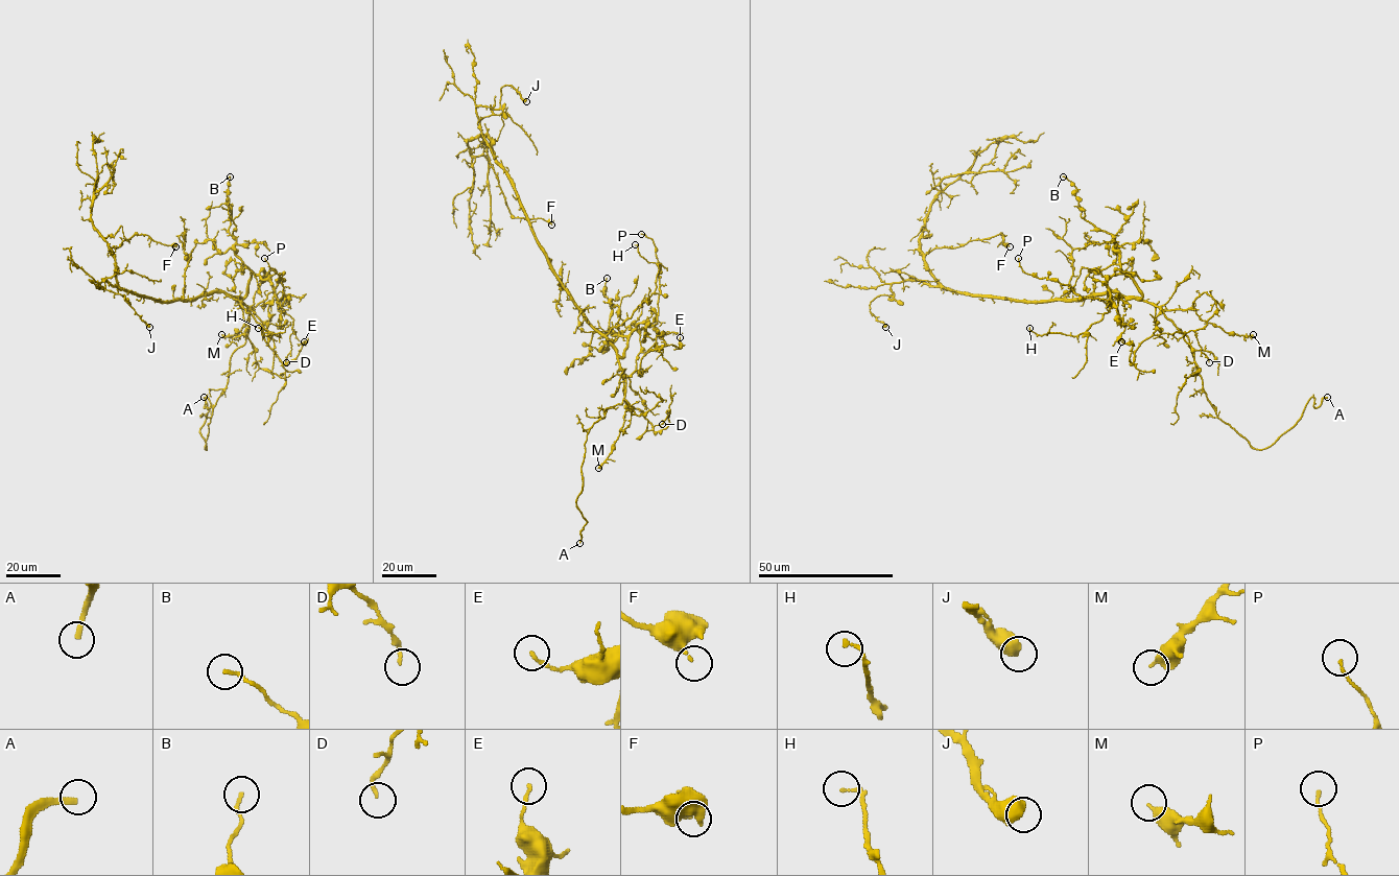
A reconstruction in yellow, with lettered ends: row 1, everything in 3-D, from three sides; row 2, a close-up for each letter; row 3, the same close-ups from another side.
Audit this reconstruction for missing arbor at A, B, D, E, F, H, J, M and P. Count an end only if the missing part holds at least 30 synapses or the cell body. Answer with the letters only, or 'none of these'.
A

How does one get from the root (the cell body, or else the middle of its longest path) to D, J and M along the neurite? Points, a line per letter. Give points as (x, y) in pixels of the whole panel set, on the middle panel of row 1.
D: (571, 294), (616, 351), (625, 404), (640, 408), (655, 432), (669, 424), (669, 410), (662, 424)
J: (571, 294), (538, 240), (513, 180), (482, 135), (476, 111), (478, 105), (498, 109), (504, 86), (526, 101)
M: (571, 294), (583, 317), (616, 351), (619, 369), (625, 377), (625, 410), (622, 429), (612, 451), (598, 468)

